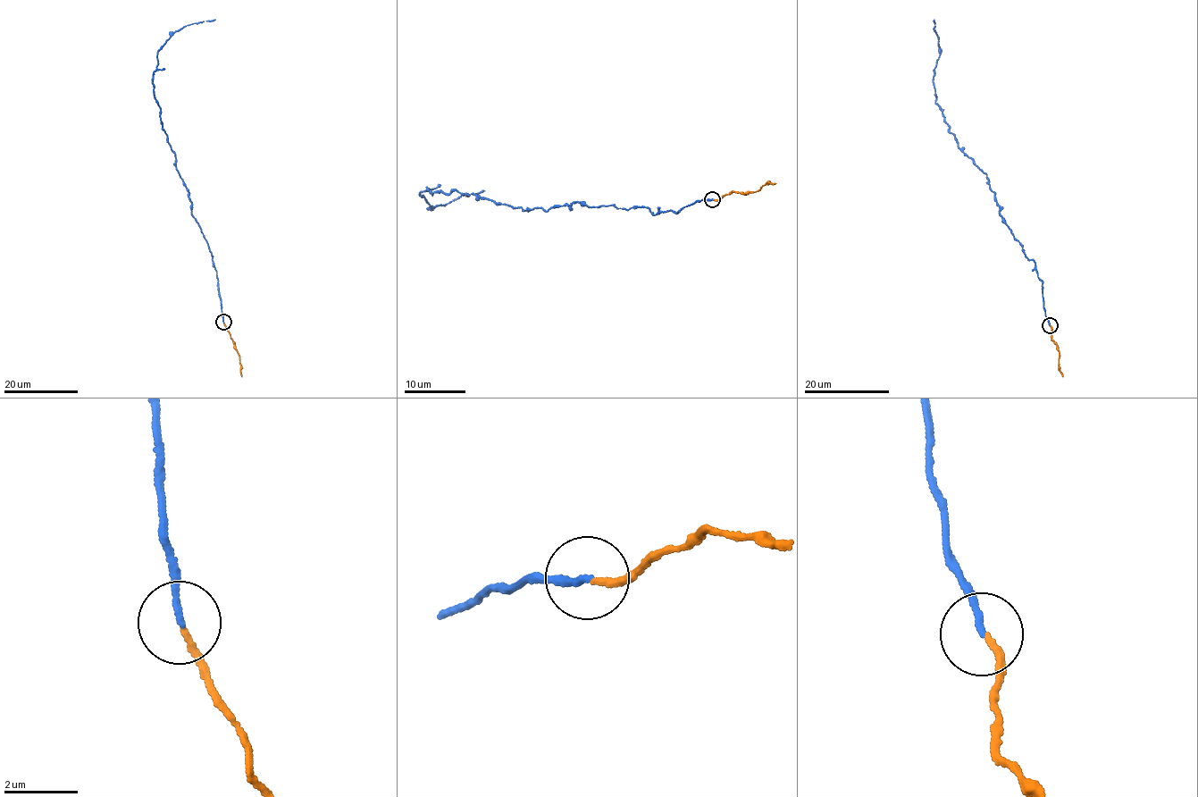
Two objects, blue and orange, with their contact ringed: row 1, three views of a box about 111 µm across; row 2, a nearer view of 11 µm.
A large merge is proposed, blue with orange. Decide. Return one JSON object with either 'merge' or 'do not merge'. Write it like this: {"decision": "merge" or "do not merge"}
{"decision": "merge"}

